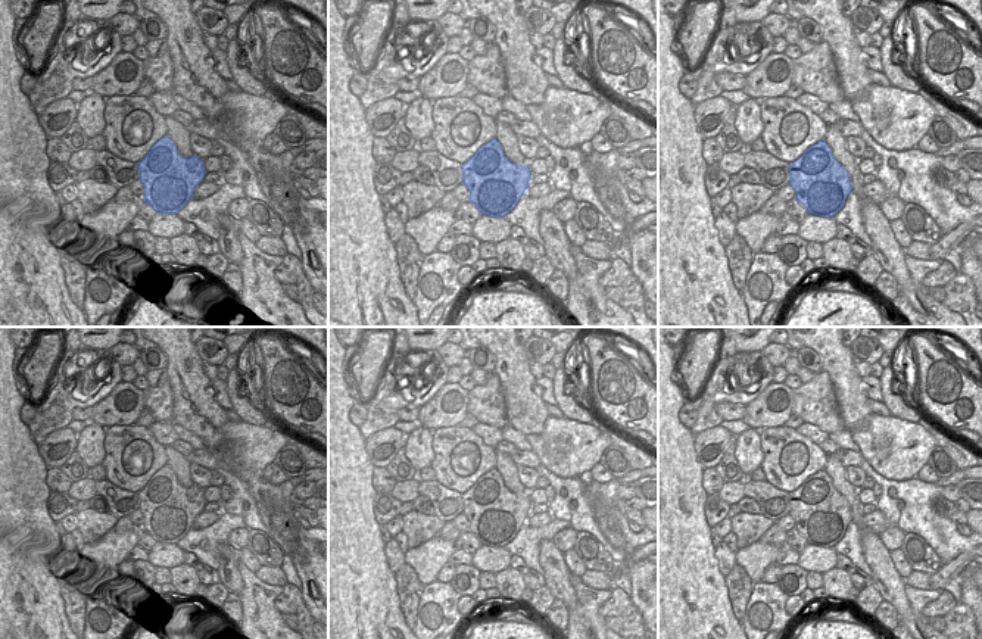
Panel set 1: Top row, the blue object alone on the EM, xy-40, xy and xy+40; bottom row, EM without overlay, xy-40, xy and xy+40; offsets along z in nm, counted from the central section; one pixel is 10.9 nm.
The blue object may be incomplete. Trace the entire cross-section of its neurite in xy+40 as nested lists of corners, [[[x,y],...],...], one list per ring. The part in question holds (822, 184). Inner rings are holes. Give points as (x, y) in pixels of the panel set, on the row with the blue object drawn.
[[[826,140],[789,162],[789,186],[808,215],[833,218],[852,191],[848,171],[833,158]]]

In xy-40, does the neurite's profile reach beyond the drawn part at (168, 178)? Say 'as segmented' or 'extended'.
as segmented

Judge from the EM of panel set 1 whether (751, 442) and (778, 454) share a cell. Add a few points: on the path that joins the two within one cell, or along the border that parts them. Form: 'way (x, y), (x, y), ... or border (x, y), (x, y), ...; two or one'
border (758, 430), (763, 454), (760, 467); two

